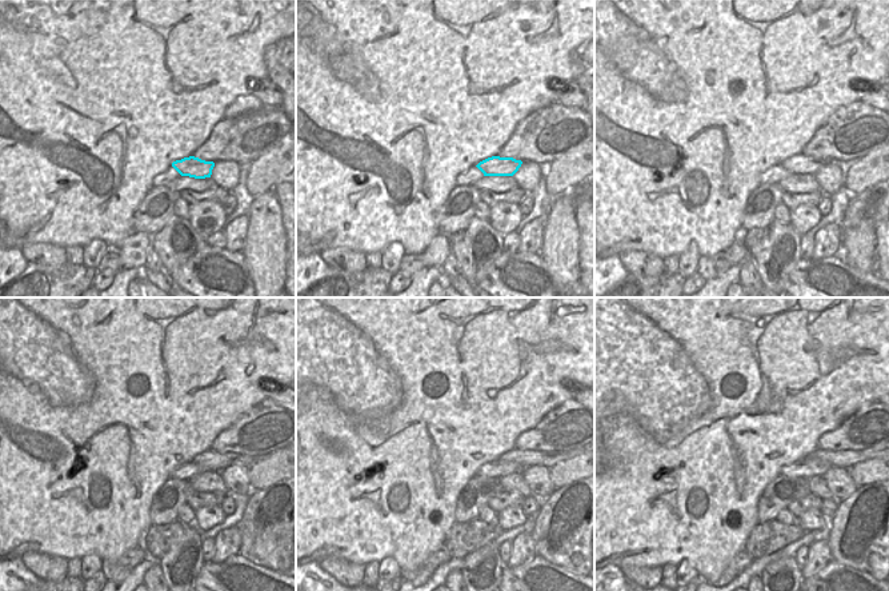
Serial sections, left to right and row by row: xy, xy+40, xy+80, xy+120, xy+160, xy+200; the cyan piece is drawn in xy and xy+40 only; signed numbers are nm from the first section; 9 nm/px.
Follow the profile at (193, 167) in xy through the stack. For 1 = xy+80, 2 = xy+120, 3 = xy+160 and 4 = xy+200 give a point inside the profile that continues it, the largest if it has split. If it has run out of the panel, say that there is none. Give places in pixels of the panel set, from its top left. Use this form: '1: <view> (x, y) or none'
1: xy+80 (800, 163)
2: xy+120 (209, 460)
3: xy+160 (525, 458)
4: xy+200 (848, 458)

